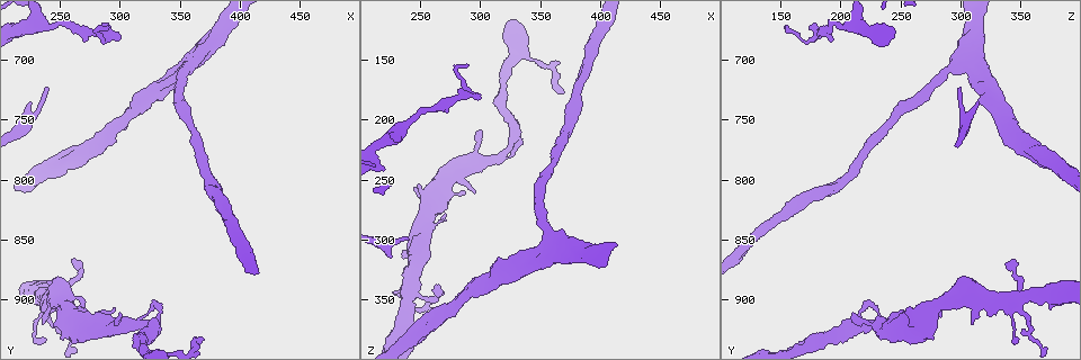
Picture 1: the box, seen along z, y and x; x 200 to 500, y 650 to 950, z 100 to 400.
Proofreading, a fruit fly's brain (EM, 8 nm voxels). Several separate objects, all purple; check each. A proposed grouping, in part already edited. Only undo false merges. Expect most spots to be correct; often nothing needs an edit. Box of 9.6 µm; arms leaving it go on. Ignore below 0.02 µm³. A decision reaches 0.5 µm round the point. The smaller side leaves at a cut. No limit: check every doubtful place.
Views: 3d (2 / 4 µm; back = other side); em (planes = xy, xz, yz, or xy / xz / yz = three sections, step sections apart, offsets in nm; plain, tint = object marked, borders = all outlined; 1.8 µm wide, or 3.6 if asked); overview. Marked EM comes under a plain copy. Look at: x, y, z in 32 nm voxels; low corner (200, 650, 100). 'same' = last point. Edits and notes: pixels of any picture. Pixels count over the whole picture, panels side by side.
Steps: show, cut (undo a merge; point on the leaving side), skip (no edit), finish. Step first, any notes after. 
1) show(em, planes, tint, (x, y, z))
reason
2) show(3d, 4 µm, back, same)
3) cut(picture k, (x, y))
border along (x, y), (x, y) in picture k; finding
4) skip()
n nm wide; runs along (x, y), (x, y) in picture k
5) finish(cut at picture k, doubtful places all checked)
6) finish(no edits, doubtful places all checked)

show(em, xy, step 4, tint, (242, 898, 342))
sharp bend

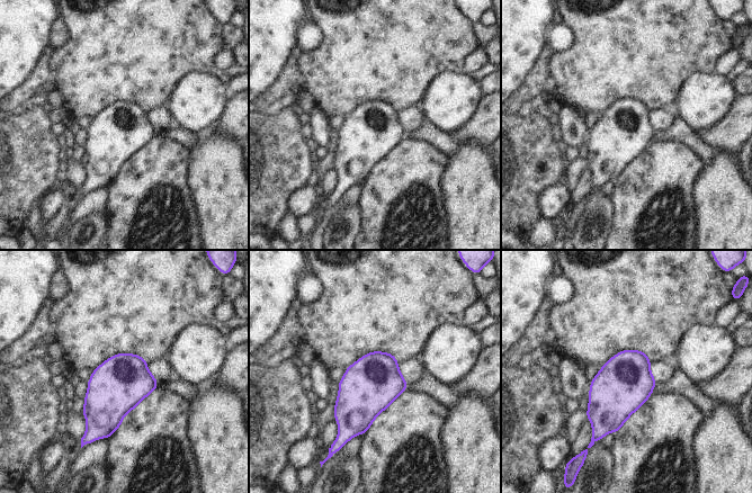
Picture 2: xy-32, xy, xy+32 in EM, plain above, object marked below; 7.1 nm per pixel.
show(em, planes, tint, same)

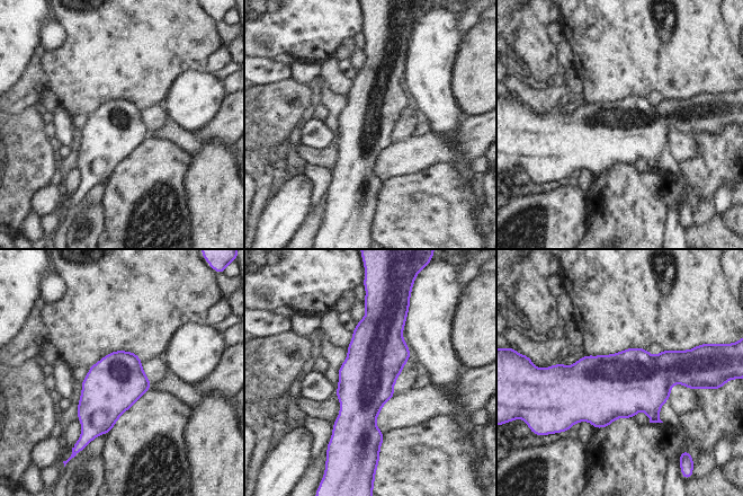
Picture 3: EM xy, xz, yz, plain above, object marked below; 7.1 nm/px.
skip()
all the same neuron

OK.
show(3d, 4 µm, (250, 896, 316))
branch point

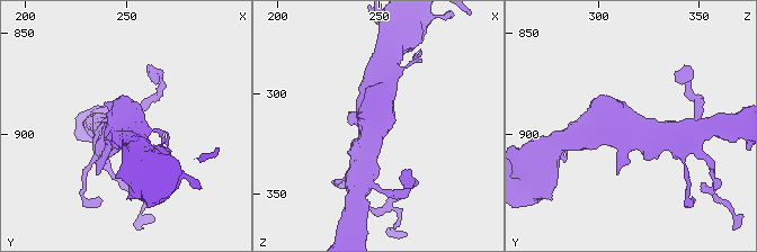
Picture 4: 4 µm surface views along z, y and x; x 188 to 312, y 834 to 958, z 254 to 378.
show(em, 3.6 µm, planes, borders, (249, 896, 316))

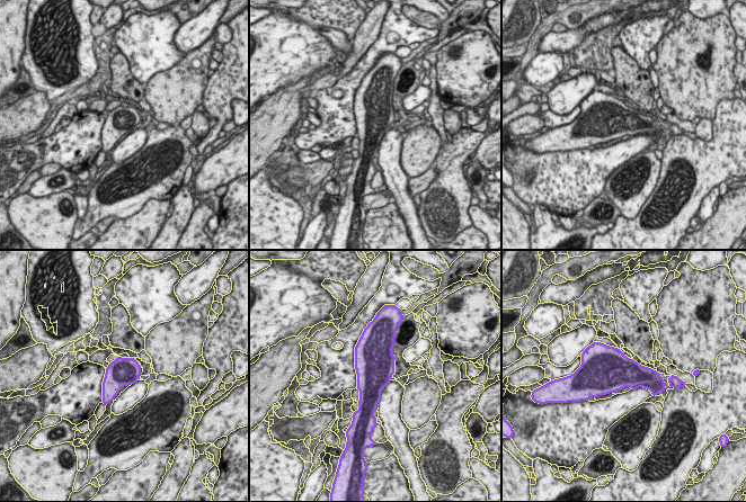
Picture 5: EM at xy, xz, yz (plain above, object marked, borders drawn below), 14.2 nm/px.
skip()
400 nm wide; one neuron here

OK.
show(em, 3.6 µm, xy, step 4, tint, (286, 676, 180))
abrupt turn

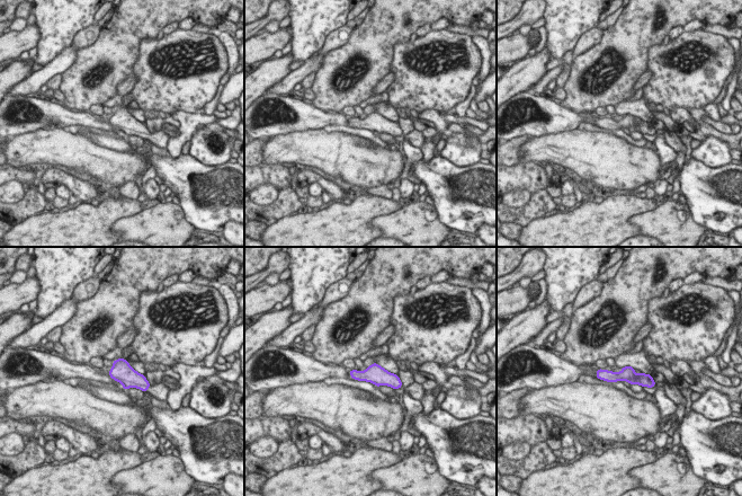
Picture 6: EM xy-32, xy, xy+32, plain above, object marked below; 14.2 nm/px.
show(em, 3.6 µm, planes, tint, same)

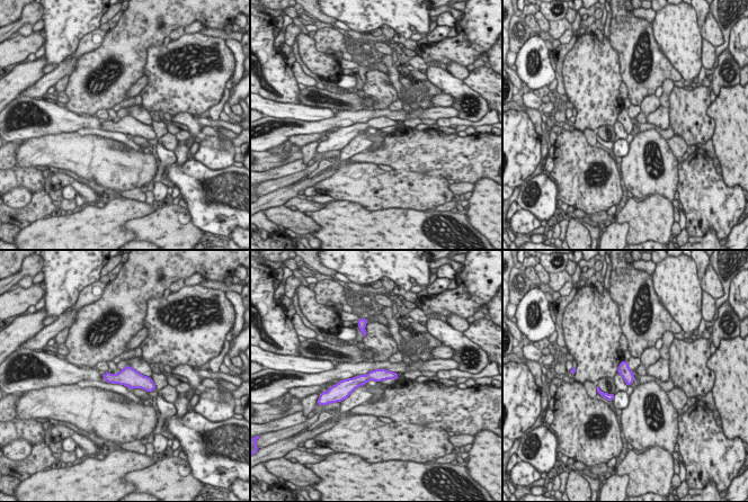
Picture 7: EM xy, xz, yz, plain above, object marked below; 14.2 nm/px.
skip()
runs along (393, 375), (372, 375), (345, 383) in picture 7; continuous, no second neuron

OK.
show(3d, 4 µm, back, (274, 924, 244))
sharp bend

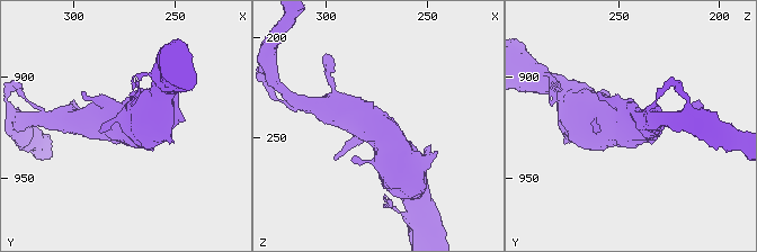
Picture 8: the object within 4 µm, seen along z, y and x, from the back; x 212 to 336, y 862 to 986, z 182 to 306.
show(em, 3.6 µm, planes, tint, (275, 924, 246))
now the EM

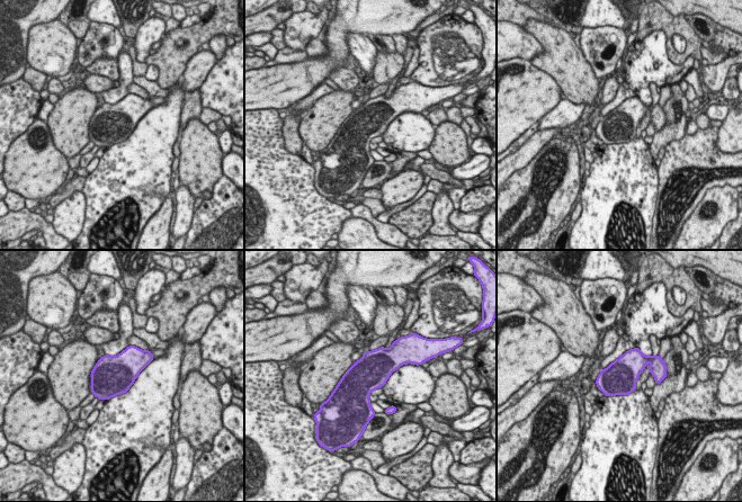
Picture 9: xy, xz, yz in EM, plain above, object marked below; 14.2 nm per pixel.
skip()
one neuron here

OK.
finish(no edits, doubtful places all checked)

